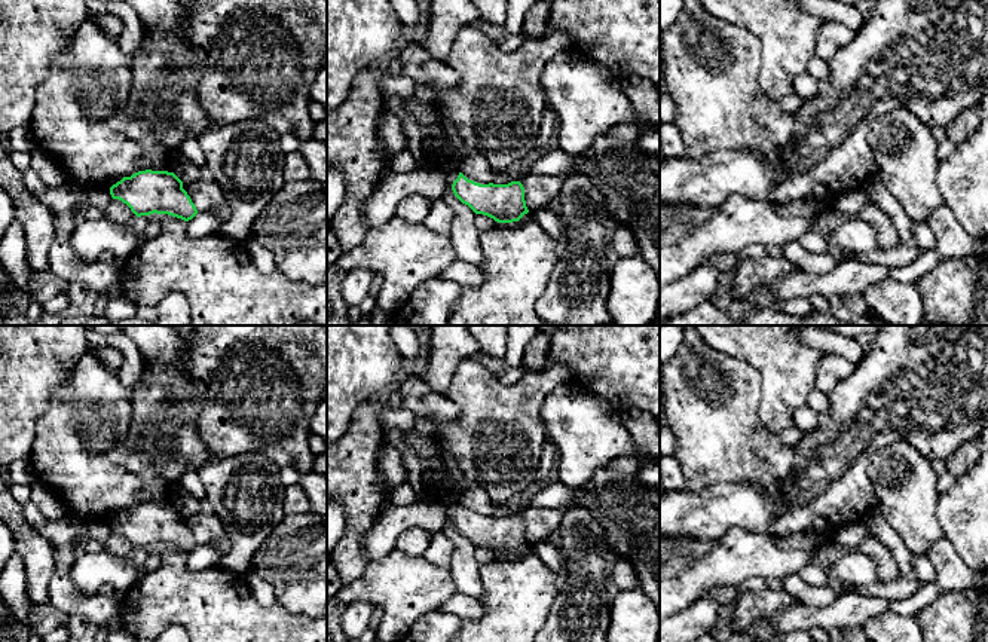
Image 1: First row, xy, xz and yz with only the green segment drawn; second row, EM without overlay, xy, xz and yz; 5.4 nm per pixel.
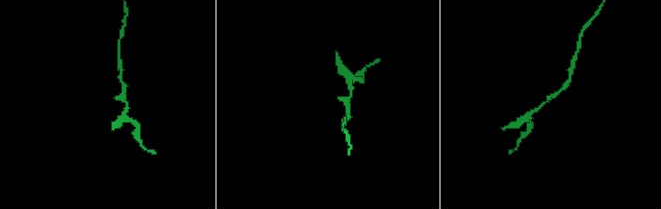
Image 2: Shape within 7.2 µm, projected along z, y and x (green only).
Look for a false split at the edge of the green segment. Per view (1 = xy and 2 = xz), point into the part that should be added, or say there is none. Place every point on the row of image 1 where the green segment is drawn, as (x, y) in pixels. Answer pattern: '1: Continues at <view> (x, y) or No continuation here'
1: No continuation here
2: No continuation here

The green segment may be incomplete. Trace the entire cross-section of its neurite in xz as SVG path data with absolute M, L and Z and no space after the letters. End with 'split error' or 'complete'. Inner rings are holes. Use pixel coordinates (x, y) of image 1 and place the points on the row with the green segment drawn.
M459 172L452 190L475 214L487 215L498 223L519 221L529 213L524 201L524 187L520 181L480 184Z; complete

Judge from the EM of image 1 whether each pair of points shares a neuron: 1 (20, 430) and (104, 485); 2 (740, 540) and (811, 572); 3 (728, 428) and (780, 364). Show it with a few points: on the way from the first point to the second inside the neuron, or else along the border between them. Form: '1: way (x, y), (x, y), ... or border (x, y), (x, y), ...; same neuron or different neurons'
1: border (49, 407), (36, 422), (36, 437), (28, 458); different neurons
2: border (823, 559), (814, 559), (798, 571); different neurons
3: border (740, 360), (759, 375), (761, 421); different neurons

